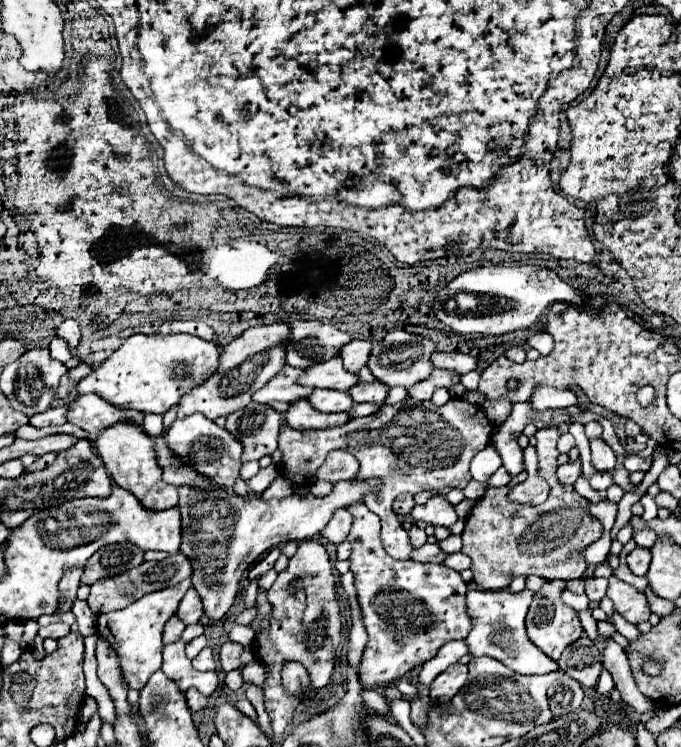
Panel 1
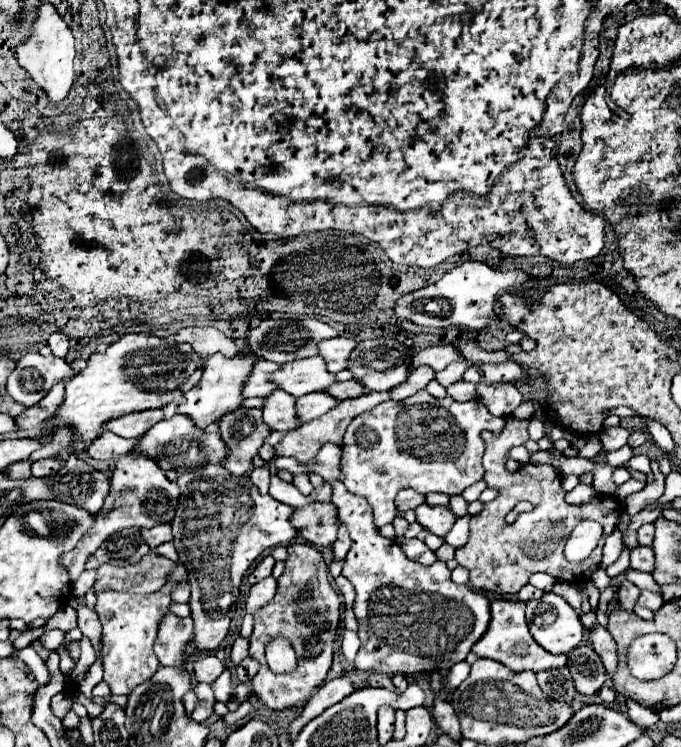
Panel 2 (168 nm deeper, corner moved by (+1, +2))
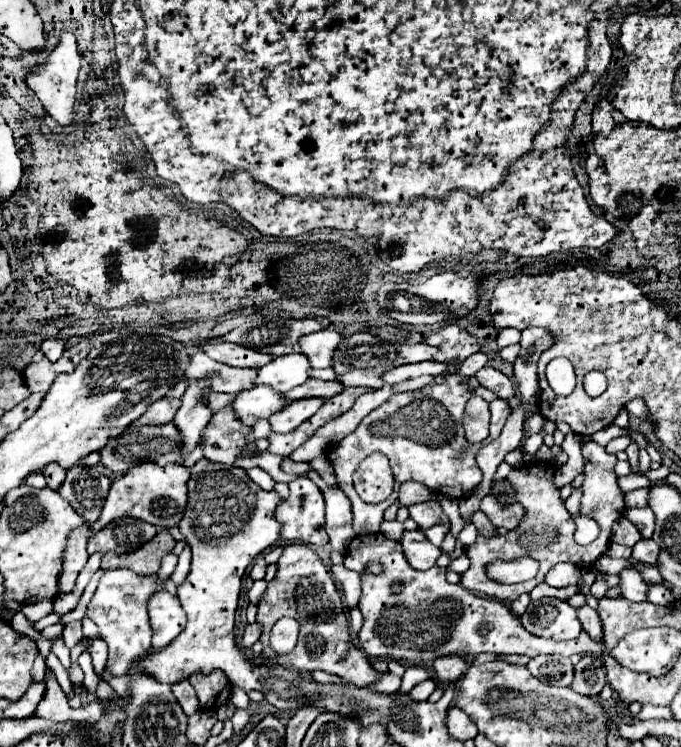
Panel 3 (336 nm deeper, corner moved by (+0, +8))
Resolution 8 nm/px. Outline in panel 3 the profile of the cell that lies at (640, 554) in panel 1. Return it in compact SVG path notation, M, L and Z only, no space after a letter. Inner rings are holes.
M640 539L634 547L632 547L632 557L640 563L646 565L656 565L658 561L658 545L652 539Z

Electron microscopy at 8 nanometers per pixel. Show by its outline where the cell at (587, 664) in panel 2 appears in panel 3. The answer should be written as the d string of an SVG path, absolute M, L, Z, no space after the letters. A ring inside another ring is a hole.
M582 655L578 665L574 667L574 681L570 687L580 695L594 697L602 691L604 683L606 683L606 669L602 657L596 659L594 655Z

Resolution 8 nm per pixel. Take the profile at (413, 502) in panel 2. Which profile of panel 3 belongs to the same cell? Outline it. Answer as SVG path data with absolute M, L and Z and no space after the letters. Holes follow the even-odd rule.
M408 481L408 483L400 485L400 491L398 491L398 503L404 505L404 507L430 501L432 497L434 497L434 493L426 485L416 483L416 481Z

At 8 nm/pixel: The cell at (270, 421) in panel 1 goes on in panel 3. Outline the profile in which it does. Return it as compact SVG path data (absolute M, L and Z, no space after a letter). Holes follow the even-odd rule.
M226 407L210 419L206 429L202 431L204 457L216 463L234 465L238 457L248 455L248 435L252 427L242 425L238 421L232 407Z

